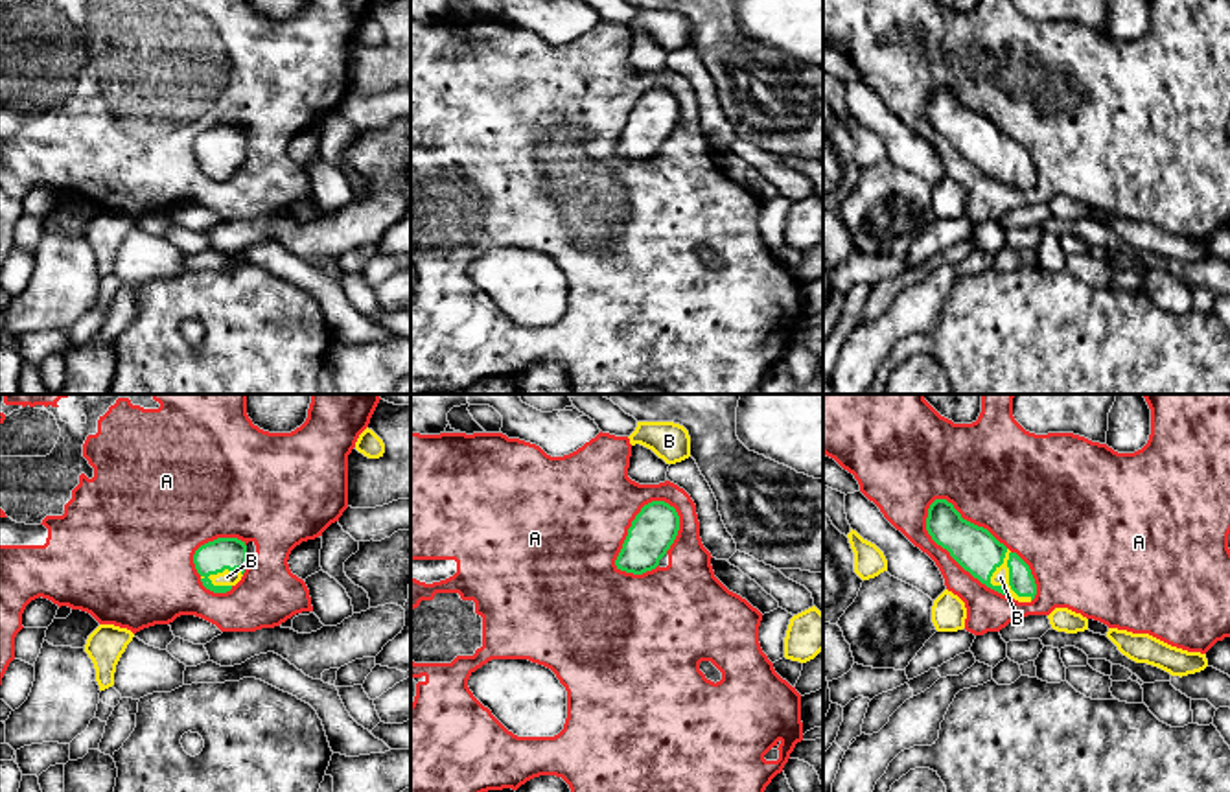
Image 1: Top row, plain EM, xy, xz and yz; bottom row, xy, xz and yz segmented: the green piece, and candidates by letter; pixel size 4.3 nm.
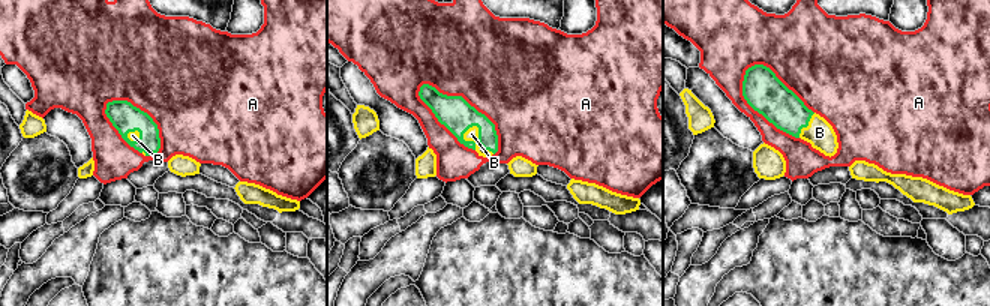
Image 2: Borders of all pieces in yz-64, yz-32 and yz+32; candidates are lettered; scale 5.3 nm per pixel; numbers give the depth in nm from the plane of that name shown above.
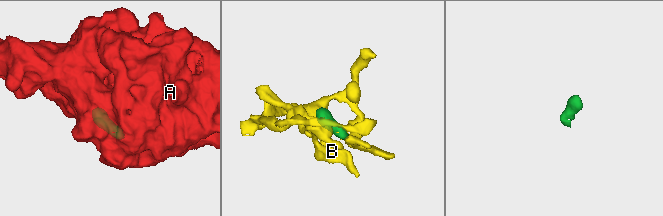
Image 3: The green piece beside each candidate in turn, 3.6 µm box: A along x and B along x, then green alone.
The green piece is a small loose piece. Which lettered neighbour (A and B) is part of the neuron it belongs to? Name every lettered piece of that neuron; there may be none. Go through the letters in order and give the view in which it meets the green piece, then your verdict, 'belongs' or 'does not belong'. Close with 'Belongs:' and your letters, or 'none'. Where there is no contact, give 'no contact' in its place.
A: contact in yz; does not belong
B: contact in yz; belongs
Belongs: B

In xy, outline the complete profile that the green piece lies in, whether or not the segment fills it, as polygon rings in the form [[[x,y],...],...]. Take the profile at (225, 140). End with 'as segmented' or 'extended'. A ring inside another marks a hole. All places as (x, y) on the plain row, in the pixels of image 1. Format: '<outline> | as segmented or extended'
[[[217,125],[195,138],[193,151],[206,177],[226,181],[247,157],[247,133],[238,125]]] | extended

